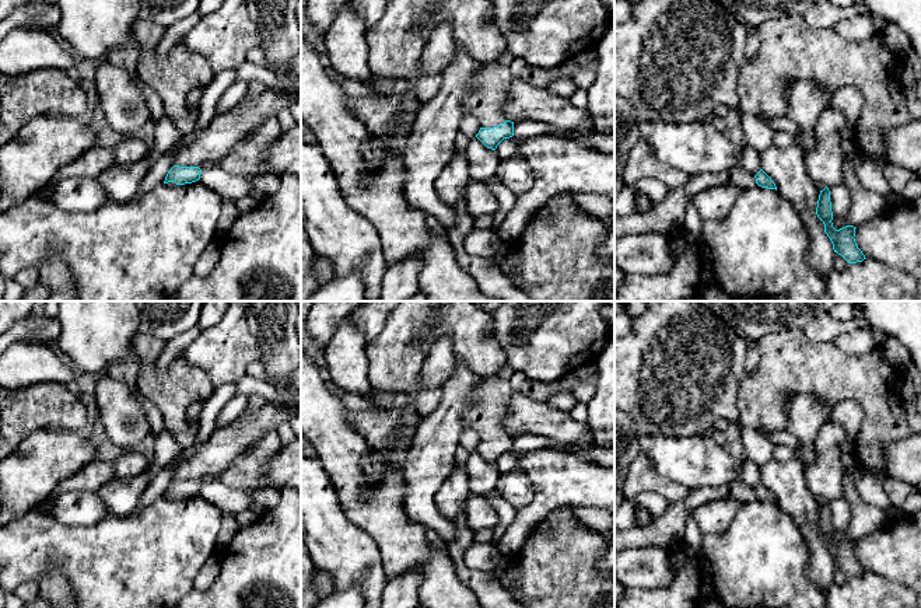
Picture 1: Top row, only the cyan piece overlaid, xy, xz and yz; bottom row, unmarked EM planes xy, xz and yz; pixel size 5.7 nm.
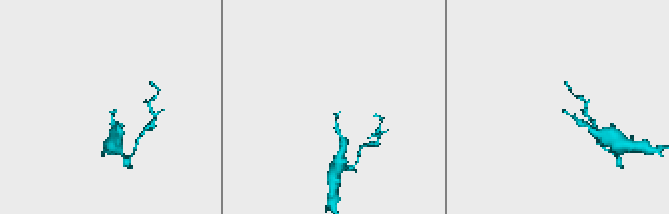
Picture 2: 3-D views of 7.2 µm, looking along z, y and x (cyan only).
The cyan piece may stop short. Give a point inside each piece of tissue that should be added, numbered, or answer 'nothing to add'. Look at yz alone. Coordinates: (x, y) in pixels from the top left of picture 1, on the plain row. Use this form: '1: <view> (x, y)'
1: yz (665, 530)

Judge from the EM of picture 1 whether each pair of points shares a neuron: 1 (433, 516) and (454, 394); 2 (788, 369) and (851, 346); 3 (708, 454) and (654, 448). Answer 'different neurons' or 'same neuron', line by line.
1: same neuron
2: different neurons
3: same neuron

